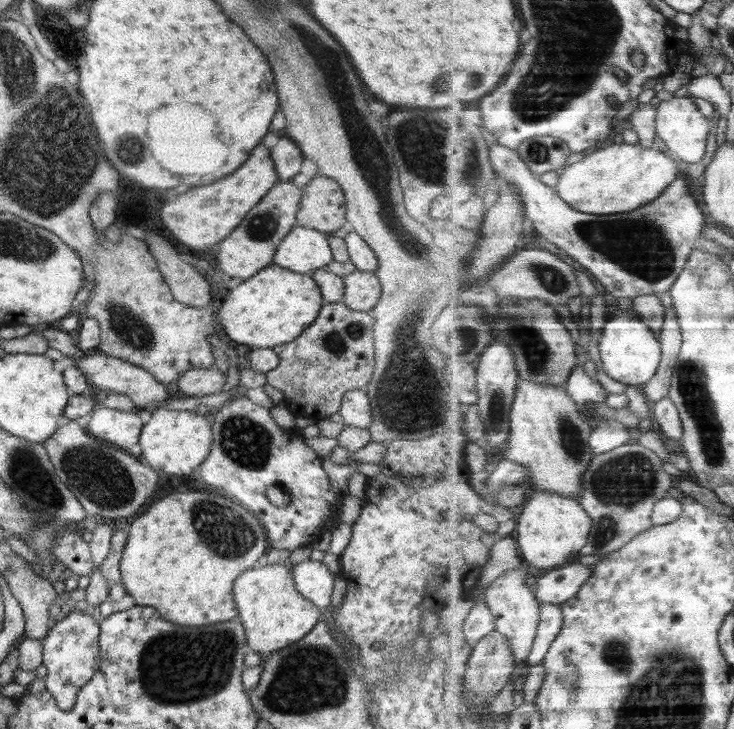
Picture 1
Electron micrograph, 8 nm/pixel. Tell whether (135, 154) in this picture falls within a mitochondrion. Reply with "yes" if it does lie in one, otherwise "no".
yes

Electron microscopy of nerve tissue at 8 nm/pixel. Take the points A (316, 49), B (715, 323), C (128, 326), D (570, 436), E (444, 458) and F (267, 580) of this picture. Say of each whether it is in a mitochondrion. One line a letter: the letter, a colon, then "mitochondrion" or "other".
A: mitochondrion
B: other
C: mitochondrion
D: mitochondrion
E: other
F: other

